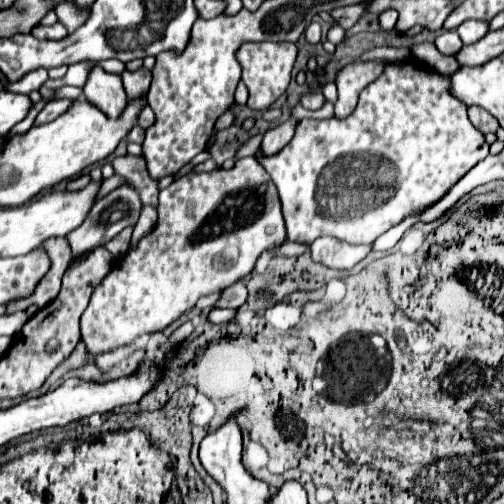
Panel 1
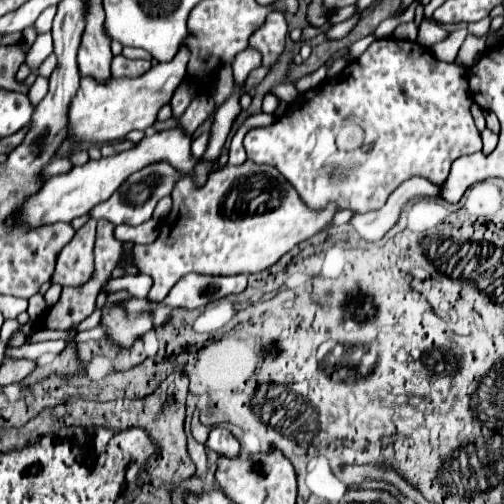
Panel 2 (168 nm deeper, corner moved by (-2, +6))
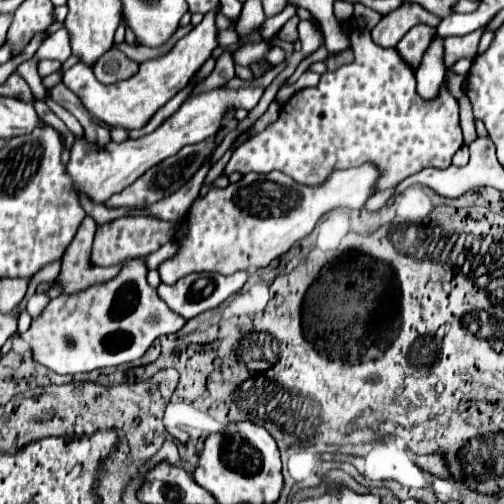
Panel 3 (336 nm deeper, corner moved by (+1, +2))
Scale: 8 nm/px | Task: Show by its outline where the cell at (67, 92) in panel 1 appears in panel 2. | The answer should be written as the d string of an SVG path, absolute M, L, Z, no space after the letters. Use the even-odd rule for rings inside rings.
M38 75L34 84L30 87L28 98L31 104L33 104L33 107L36 107L46 96L48 92L48 83L49 80L47 78Z

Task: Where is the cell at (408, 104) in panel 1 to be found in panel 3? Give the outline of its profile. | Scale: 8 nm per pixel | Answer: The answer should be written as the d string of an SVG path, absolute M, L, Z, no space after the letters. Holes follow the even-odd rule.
M368 30L350 34L354 62L326 72L320 84L296 92L280 112L280 118L260 134L242 142L228 166L230 172L278 170L304 186L320 186L332 170L346 170L372 162L380 170L374 192L394 188L404 178L424 168L448 168L452 156L464 146L458 118L458 102L442 82L438 96L424 100L416 92L412 66L400 58L396 48L376 46Z

